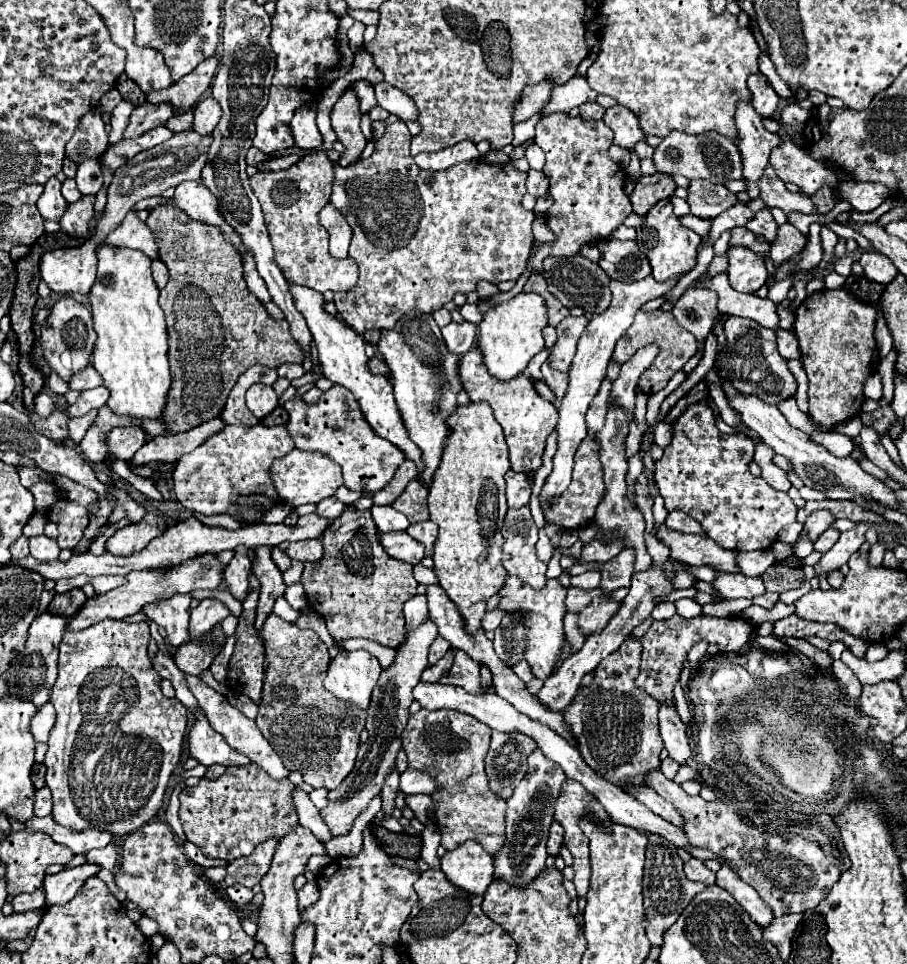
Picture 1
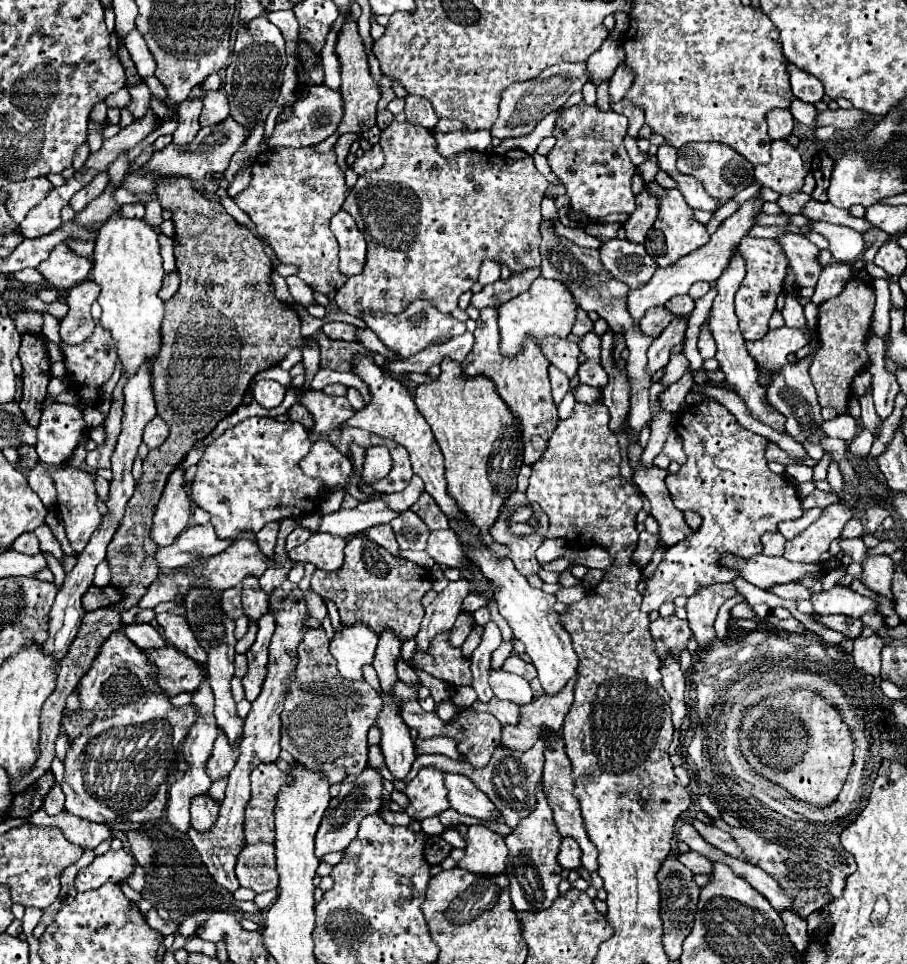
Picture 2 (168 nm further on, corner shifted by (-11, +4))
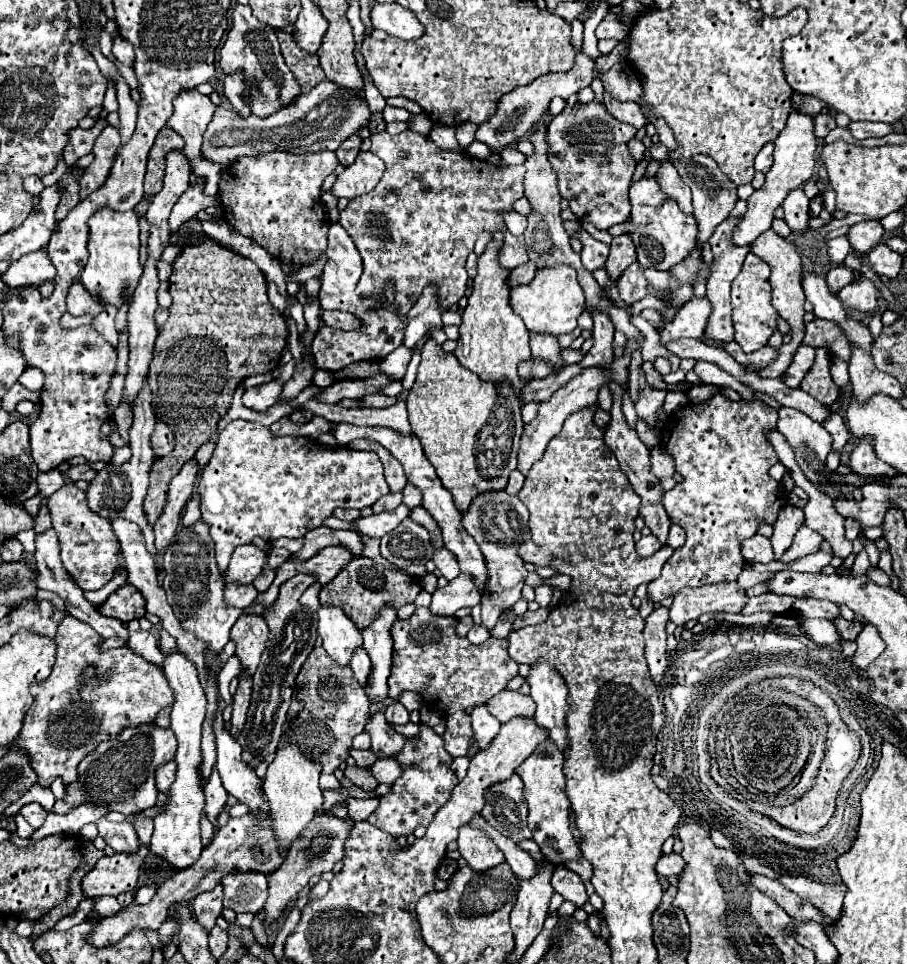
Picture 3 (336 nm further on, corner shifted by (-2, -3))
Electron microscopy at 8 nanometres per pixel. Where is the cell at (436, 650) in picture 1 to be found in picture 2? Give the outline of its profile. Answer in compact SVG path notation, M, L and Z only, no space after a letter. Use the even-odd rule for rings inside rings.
M462 611L462 613L458 615L454 627L450 629L450 645L452 645L452 647L460 647L460 645L464 643L464 639L470 635L470 629L472 629L470 623L472 623L472 621L470 621L468 611Z

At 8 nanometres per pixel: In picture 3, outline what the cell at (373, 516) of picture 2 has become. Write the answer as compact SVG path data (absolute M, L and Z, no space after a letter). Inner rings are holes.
M399 504L393 512L383 512L383 514L373 514L369 518L359 518L355 520L355 528L361 532L361 534L367 534L367 536L385 536L387 532L395 530L407 516L409 516L409 508L405 504Z

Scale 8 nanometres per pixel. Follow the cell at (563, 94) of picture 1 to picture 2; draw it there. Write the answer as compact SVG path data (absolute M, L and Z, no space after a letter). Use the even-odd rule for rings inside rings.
M606 41L592 57L586 61L586 73L588 81L594 83L596 87L604 81L610 81L616 67L624 61L624 51L620 43L610 43Z

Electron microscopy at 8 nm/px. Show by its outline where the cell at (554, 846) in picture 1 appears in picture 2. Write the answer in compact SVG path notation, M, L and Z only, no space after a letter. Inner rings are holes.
M564 837L558 853L558 863L564 869L578 869L580 867L580 847L572 837Z

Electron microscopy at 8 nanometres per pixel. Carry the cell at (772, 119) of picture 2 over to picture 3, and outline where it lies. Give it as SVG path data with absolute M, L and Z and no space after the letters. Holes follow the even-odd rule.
M773 142L771 144L765 144L761 148L761 152L755 156L755 170L757 172L763 172L763 174L769 172L769 168L773 164L773 146L775 146Z

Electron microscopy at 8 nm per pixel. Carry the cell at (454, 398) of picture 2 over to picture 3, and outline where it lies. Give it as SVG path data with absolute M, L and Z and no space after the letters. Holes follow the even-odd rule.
M429 336L421 352L421 364L417 370L415 384L407 396L407 412L411 428L419 442L423 444L425 456L435 466L443 486L453 494L455 506L459 510L467 508L467 504L471 504L471 500L479 492L505 488L509 474L517 468L519 436L523 434L521 402L511 382L503 382L503 386L497 386L495 382L481 380L475 372L463 368L453 352L445 352Z

